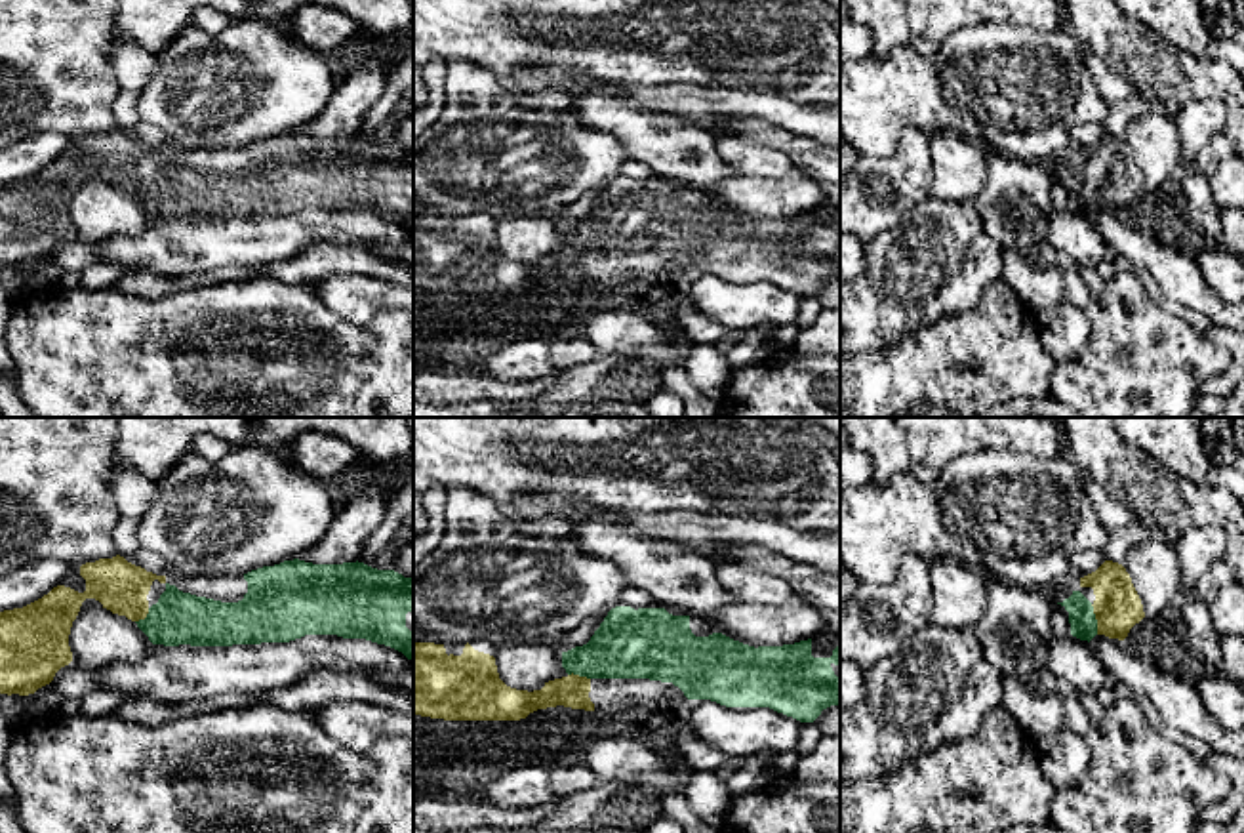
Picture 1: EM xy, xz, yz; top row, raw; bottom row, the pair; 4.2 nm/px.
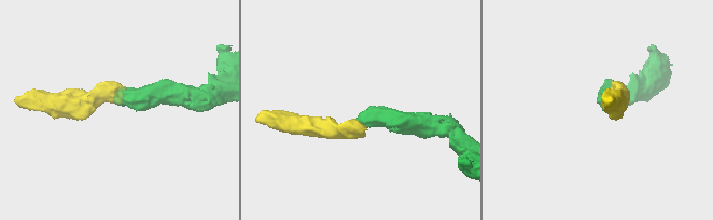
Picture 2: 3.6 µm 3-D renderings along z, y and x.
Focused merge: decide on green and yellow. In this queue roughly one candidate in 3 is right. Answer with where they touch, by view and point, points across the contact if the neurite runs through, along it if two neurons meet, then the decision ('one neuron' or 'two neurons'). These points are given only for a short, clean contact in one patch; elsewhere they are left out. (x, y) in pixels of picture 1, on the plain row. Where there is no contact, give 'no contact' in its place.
meets green in yz at (1096, 193); runs through yz (1083, 193), (1096, 193), (1107, 189), (1117, 180); one neuron

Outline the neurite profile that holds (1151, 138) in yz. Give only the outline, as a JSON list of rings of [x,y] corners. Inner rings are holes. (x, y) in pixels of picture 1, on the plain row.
[[[1143,114],[1128,124],[1122,139],[1141,172],[1145,191],[1158,193],[1179,160],[1175,120],[1164,114]]]

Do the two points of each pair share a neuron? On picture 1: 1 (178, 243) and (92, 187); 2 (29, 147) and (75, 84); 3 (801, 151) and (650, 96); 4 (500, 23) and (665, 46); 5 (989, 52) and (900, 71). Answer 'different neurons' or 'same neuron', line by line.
1: different neurons
2: different neurons
3: different neurons
4: same neuron
5: same neuron

